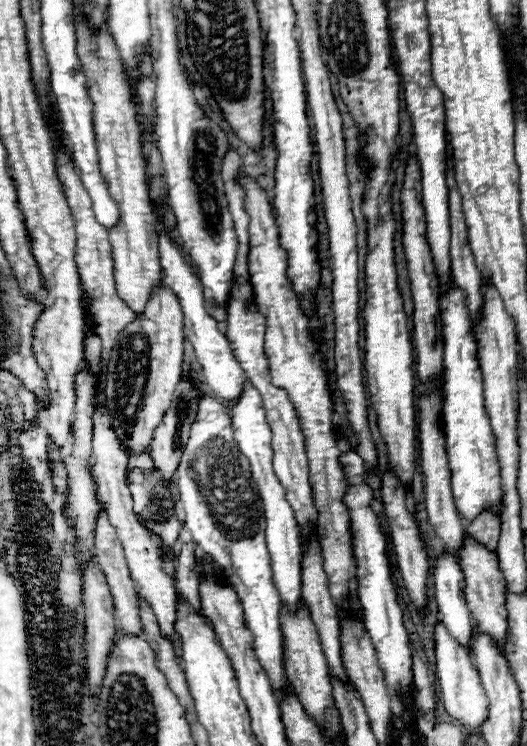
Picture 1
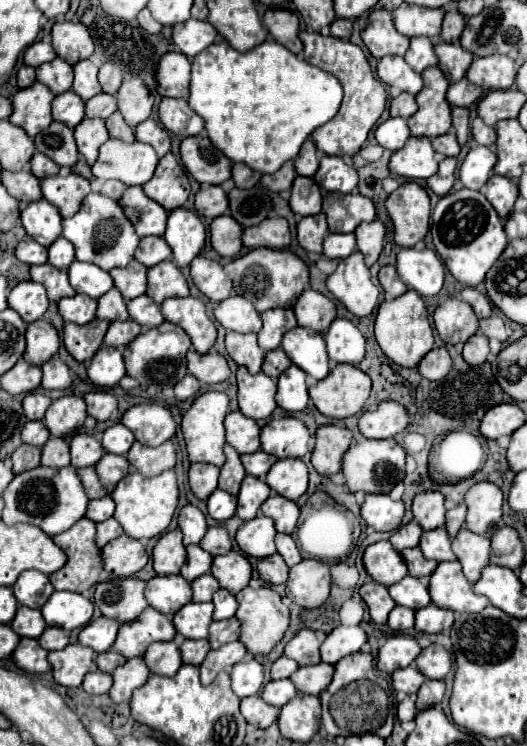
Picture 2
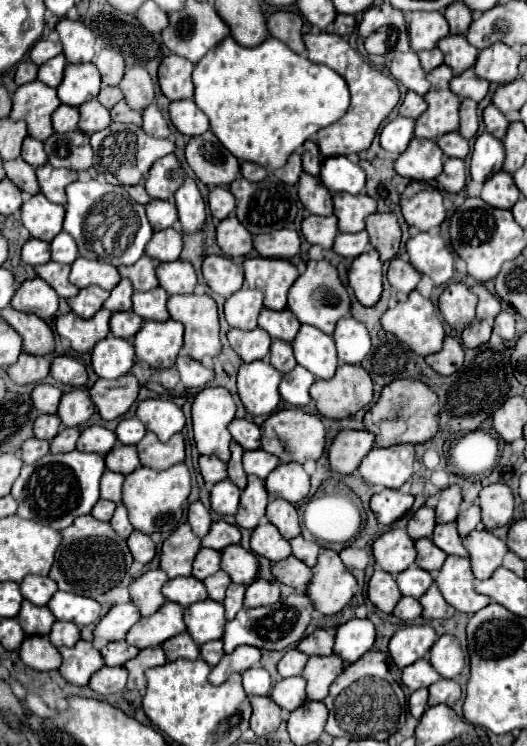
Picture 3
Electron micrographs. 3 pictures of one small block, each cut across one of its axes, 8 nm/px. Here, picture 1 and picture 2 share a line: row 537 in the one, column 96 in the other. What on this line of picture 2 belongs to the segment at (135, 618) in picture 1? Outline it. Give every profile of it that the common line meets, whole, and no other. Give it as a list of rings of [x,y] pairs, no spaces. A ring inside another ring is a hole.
[[[96,94],[86,102],[86,116],[88,118],[108,118],[118,110],[118,102],[112,94]]]

